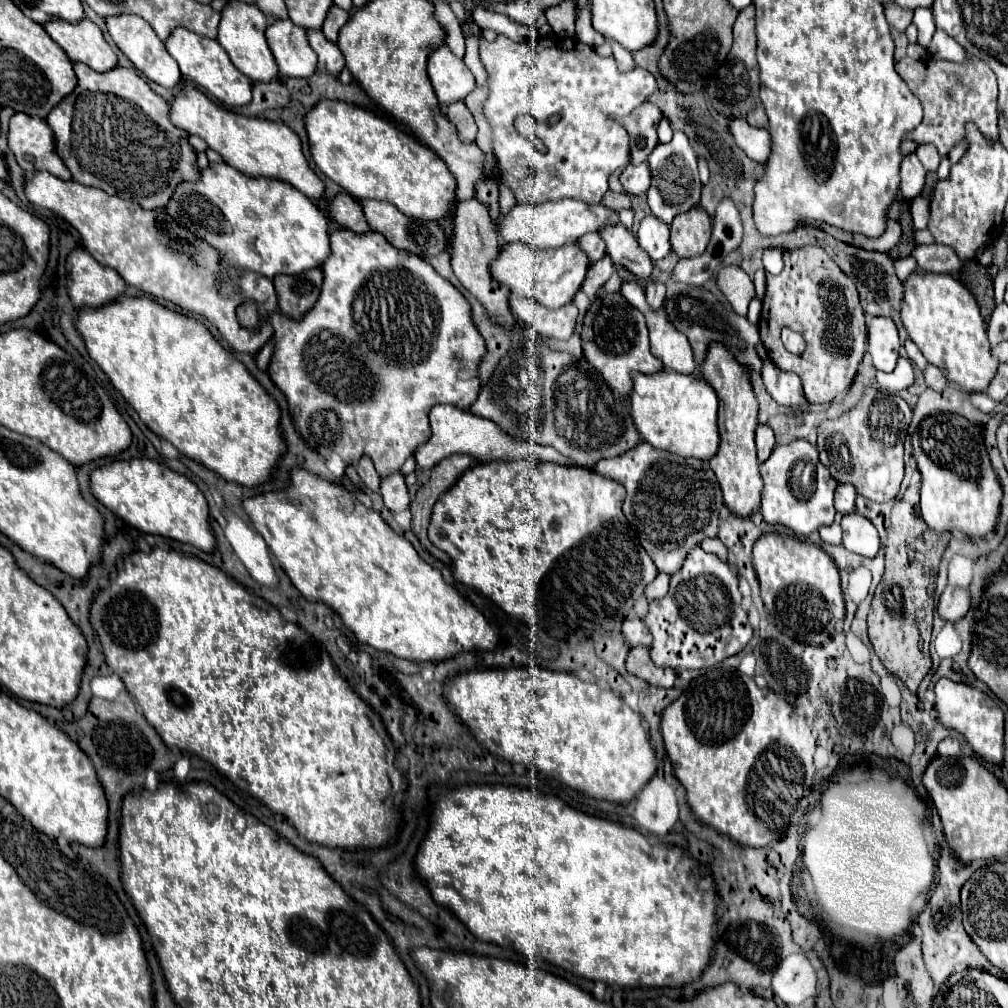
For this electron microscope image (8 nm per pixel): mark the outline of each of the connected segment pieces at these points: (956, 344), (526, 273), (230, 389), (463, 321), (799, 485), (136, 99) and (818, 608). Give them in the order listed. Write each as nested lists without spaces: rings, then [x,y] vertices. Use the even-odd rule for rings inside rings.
[[[912,272],[904,282],[902,322],[910,334],[910,340],[920,348],[924,358],[944,368],[946,380],[960,390],[984,392],[996,374],[998,360],[990,354],[990,342],[986,336],[986,322],[980,316],[976,298],[950,274],[924,274]]]
[[[508,244],[502,246],[498,258],[490,264],[492,276],[500,284],[504,284],[512,294],[516,296],[530,296],[536,298],[546,308],[560,308],[568,300],[574,298],[574,294],[580,290],[584,276],[588,272],[590,260],[584,256],[584,250],[580,244],[564,244],[554,250],[540,250],[540,248],[528,248],[528,244]]]
[[[122,296],[104,308],[80,310],[76,328],[84,336],[90,358],[98,362],[112,386],[156,436],[172,442],[184,456],[196,460],[208,470],[218,472],[228,482],[258,486],[272,478],[274,466],[286,452],[286,442],[280,434],[278,402],[268,396],[268,392],[252,378],[240,360],[216,342],[204,324],[170,312],[146,296]]]
[[[340,228],[340,230],[334,230],[330,234],[330,244],[332,244],[332,252],[326,258],[326,262],[322,264],[324,284],[322,284],[322,290],[320,290],[320,296],[318,296],[316,304],[298,322],[286,318],[280,312],[274,312],[274,316],[270,318],[272,330],[274,330],[272,340],[274,340],[276,348],[274,348],[274,356],[272,356],[268,372],[270,372],[270,378],[274,380],[274,384],[286,394],[296,430],[306,440],[306,444],[310,444],[324,458],[328,458],[332,452],[336,452],[336,454],[342,456],[342,460],[346,464],[356,464],[360,460],[360,456],[370,456],[378,474],[388,476],[392,472],[400,470],[404,460],[410,454],[414,454],[416,448],[420,444],[424,444],[424,440],[428,440],[428,436],[430,436],[428,412],[430,412],[432,406],[452,404],[456,408],[468,410],[470,404],[476,400],[476,396],[480,392],[478,364],[480,364],[480,358],[486,352],[484,338],[480,336],[480,332],[476,330],[476,326],[470,318],[470,304],[466,302],[466,298],[420,256],[414,256],[414,254],[400,252],[400,250],[392,248],[392,244],[388,244],[388,240],[384,240],[384,236],[380,236],[376,232],[356,234],[352,230]]]
[[[792,440],[790,444],[778,444],[770,458],[760,464],[764,478],[762,516],[768,524],[782,524],[794,530],[798,536],[808,536],[822,524],[834,522],[834,490],[838,480],[818,460],[818,450],[808,440]]]
[[[76,62],[74,72],[78,76],[74,94],[58,104],[58,108],[50,112],[46,122],[54,130],[56,152],[64,160],[76,182],[102,188],[108,194],[116,194],[124,200],[132,200],[142,208],[152,210],[166,208],[172,192],[184,180],[200,180],[200,168],[196,162],[196,152],[188,144],[188,132],[170,122],[170,106],[148,86],[148,82],[136,70],[116,66],[100,74]]]
[[[776,532],[764,534],[754,544],[754,570],[766,612],[772,616],[780,632],[796,642],[824,644],[836,630],[838,622],[842,622],[844,600],[840,598],[838,568],[816,544]]]

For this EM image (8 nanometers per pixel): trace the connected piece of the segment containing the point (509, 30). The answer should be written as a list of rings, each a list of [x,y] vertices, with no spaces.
[[[476,6],[476,10],[472,12],[474,16],[474,22],[482,28],[482,30],[494,30],[498,34],[504,34],[508,36],[510,40],[516,40],[516,42],[536,41],[539,38],[538,29],[535,27],[526,28],[526,26],[520,26],[512,20],[508,20],[508,16],[504,14],[498,14],[498,12],[492,12],[492,10],[484,10],[480,6]]]

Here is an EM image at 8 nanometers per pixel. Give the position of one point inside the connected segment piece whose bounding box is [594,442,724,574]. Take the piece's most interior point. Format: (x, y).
(673, 504)

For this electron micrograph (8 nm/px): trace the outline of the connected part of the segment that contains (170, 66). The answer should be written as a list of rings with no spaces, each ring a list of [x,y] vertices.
[[[120,14],[120,16],[108,16],[106,18],[106,26],[108,26],[108,32],[112,36],[112,40],[116,42],[116,46],[128,56],[128,60],[136,66],[136,70],[140,74],[144,74],[148,80],[164,86],[164,88],[174,88],[182,74],[178,70],[178,64],[176,60],[168,54],[164,42],[156,36],[154,28],[140,16],[136,14]]]

